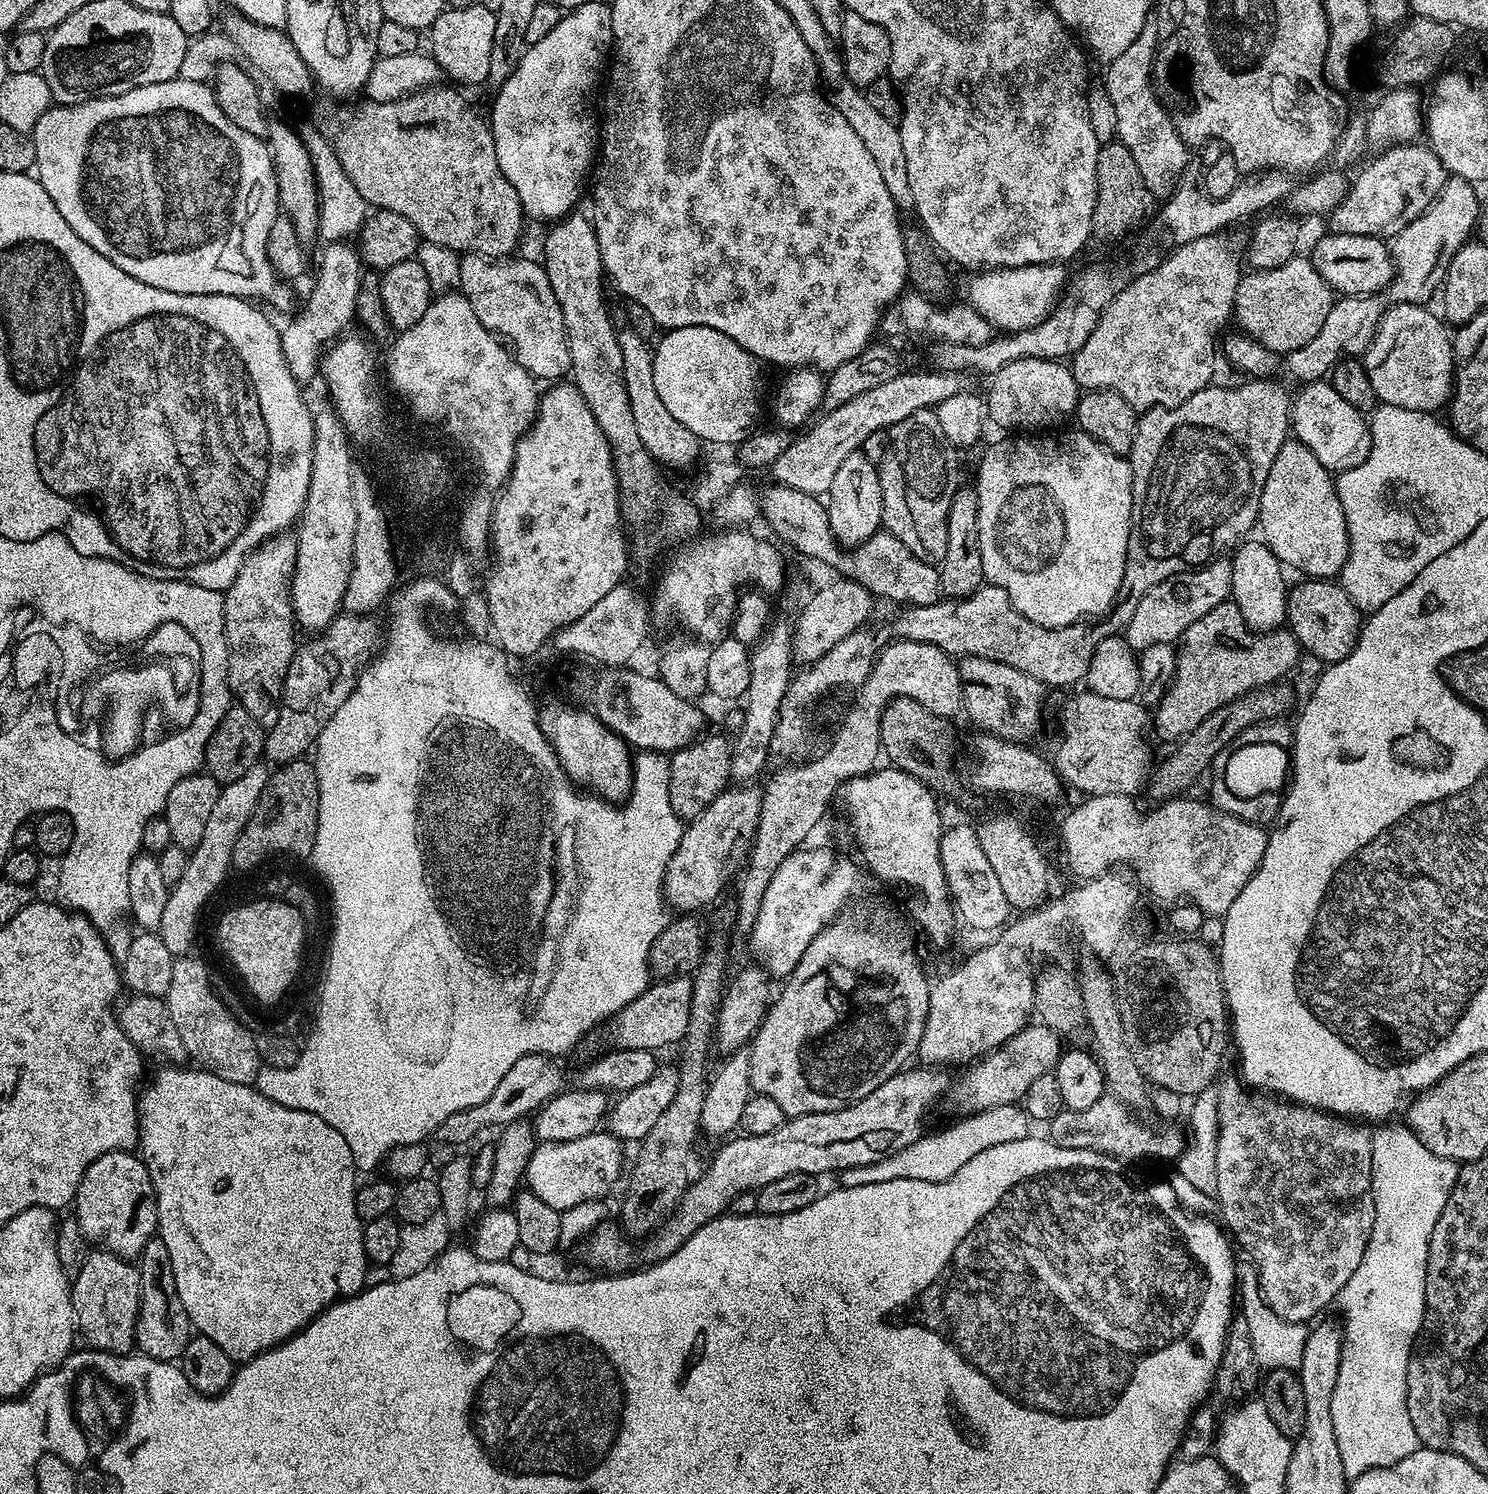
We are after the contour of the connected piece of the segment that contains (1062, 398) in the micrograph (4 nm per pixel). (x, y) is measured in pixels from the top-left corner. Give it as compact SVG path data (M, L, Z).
M1032 357L1018 359L1014 362L1010 362L1010 363L1008 363L1008 365L1002 367L1000 371L998 371L991 377L991 380L989 382L991 382L991 384L988 388L988 396L987 397L985 396L985 398L984 398L986 416L987 416L987 419L991 423L993 421L996 425L998 425L1002 428L1020 428L1020 429L1016 429L1016 430L1025 430L1028 432L1031 432L1030 430L1032 430L1034 428L1044 428L1044 429L1040 429L1040 430L1049 429L1046 427L1052 426L1054 424L1058 424L1062 420L1066 419L1067 417L1069 419L1075 413L1077 402L1080 397L1080 387L1079 387L1079 384L1077 383L1077 381L1075 380L1075 378L1073 378L1071 369L1065 363L1062 363L1061 361L1057 361L1057 360L1036 359L1036 358L1032 358Z

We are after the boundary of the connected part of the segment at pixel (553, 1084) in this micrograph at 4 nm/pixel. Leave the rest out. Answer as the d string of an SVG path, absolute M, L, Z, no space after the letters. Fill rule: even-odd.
M543 1052L526 1054L506 1070L502 1082L494 1086L490 1098L478 1106L470 1106L466 1110L458 1110L458 1114L450 1114L446 1122L442 1122L435 1130L435 1139L440 1139L444 1144L468 1144L483 1128L499 1130L504 1125L531 1117L540 1111L548 1101L565 1091L564 1072L559 1068L553 1057L545 1056Z

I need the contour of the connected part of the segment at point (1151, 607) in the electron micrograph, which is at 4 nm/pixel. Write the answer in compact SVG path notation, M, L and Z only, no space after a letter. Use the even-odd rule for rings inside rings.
M1217 558L1210 564L1203 564L1201 568L1174 574L1149 588L1142 602L1138 602L1134 618L1130 618L1128 627L1122 633L1132 651L1139 654L1144 648L1158 643L1175 645L1186 626L1194 626L1202 614L1210 614L1214 606L1231 597L1231 568L1231 559Z

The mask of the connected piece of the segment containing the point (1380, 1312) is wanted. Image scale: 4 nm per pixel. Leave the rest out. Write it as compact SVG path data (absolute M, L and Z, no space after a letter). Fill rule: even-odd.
M1396 1122L1385 1123L1372 1132L1374 1226L1358 1270L1354 1270L1350 1282L1342 1286L1338 1297L1338 1305L1345 1316L1342 1331L1346 1355L1341 1359L1338 1382L1334 1386L1332 1413L1338 1454L1342 1454L1344 1475L1348 1478L1366 1474L1366 1470L1402 1462L1406 1454L1414 1454L1414 1450L1421 1447L1418 1434L1414 1434L1414 1422L1410 1422L1410 1414L1406 1410L1406 1370L1408 1359L1412 1357L1412 1346L1424 1327L1430 1234L1434 1230L1434 1222L1438 1222L1438 1214L1442 1214L1442 1206L1446 1206L1454 1190L1461 1170L1457 1161L1426 1150L1411 1128L1403 1123L1392 1123Z

